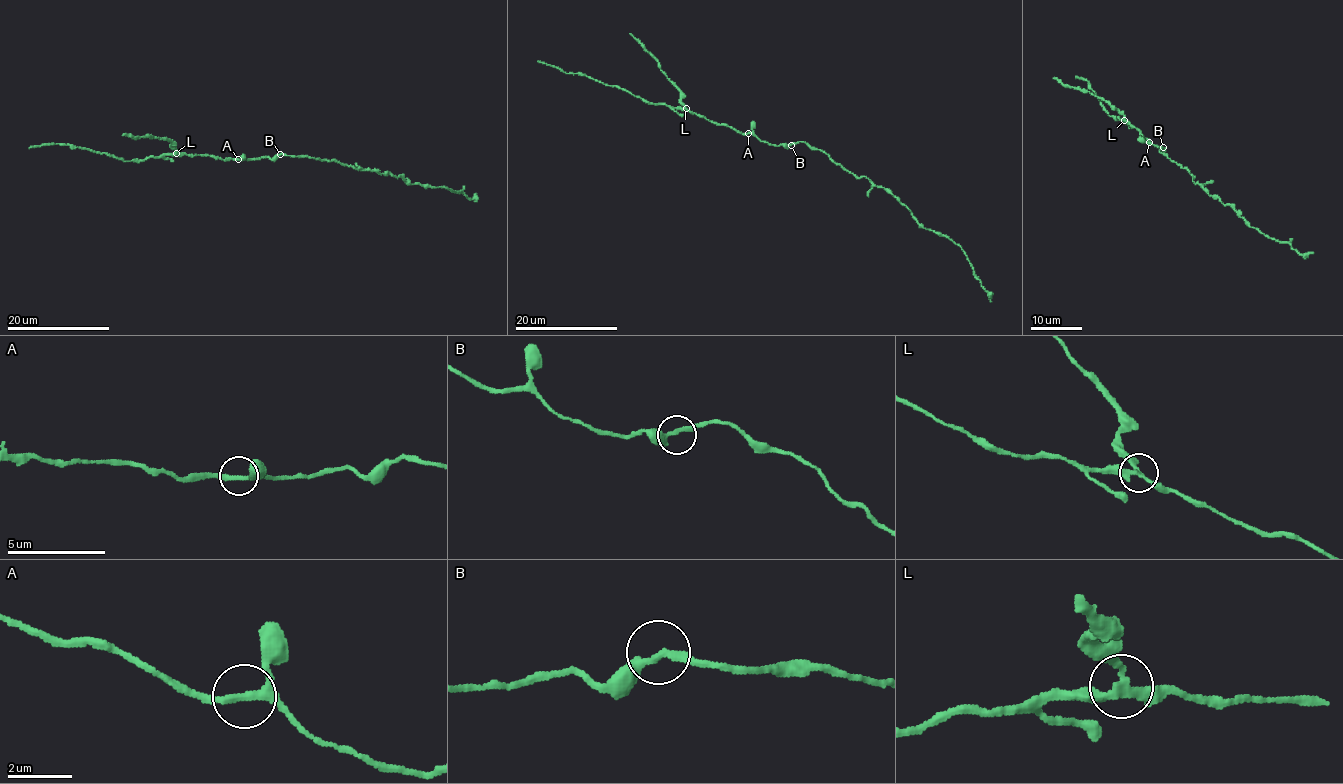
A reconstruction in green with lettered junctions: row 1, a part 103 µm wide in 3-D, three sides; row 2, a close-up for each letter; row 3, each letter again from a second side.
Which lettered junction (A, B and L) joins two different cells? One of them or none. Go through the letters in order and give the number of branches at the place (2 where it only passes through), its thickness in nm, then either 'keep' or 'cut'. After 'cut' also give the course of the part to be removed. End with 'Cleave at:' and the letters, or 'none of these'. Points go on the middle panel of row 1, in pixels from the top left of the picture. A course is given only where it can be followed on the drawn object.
A: 3 branches meet; 240 nm thick; keep
B: 2 branches meet; 240 nm thick; keep
L: 3 branches meet; 220 nm thick; cut; foreign part runs (685, 109), (681, 92), (657, 60), (629, 34)
Cleave at: L

